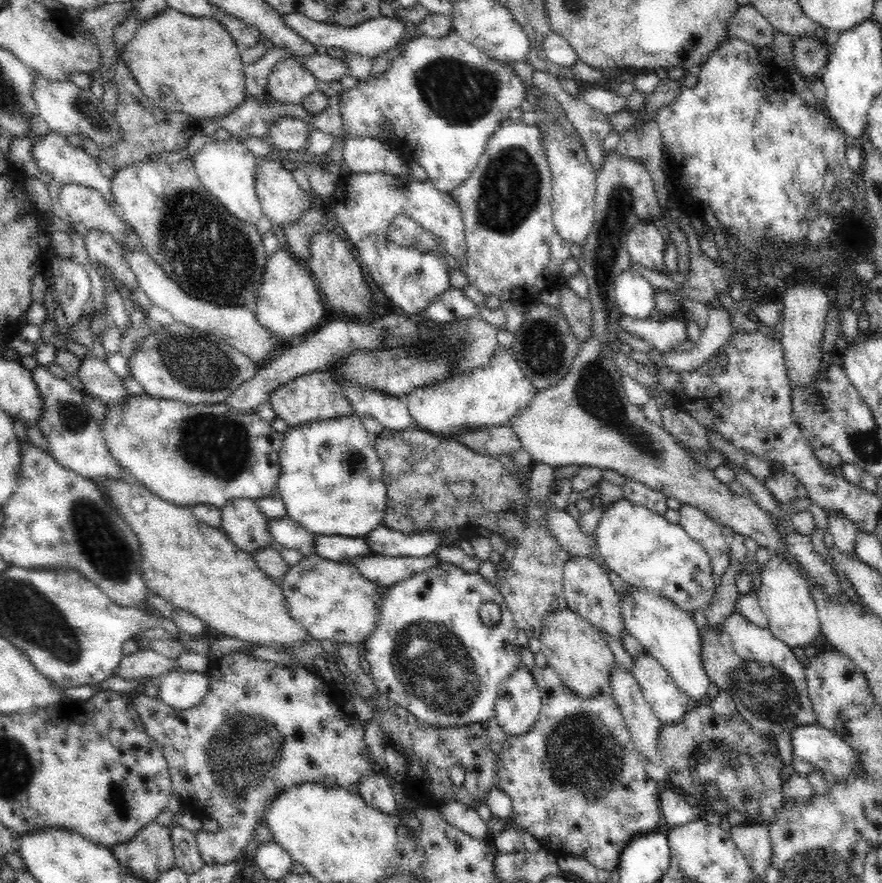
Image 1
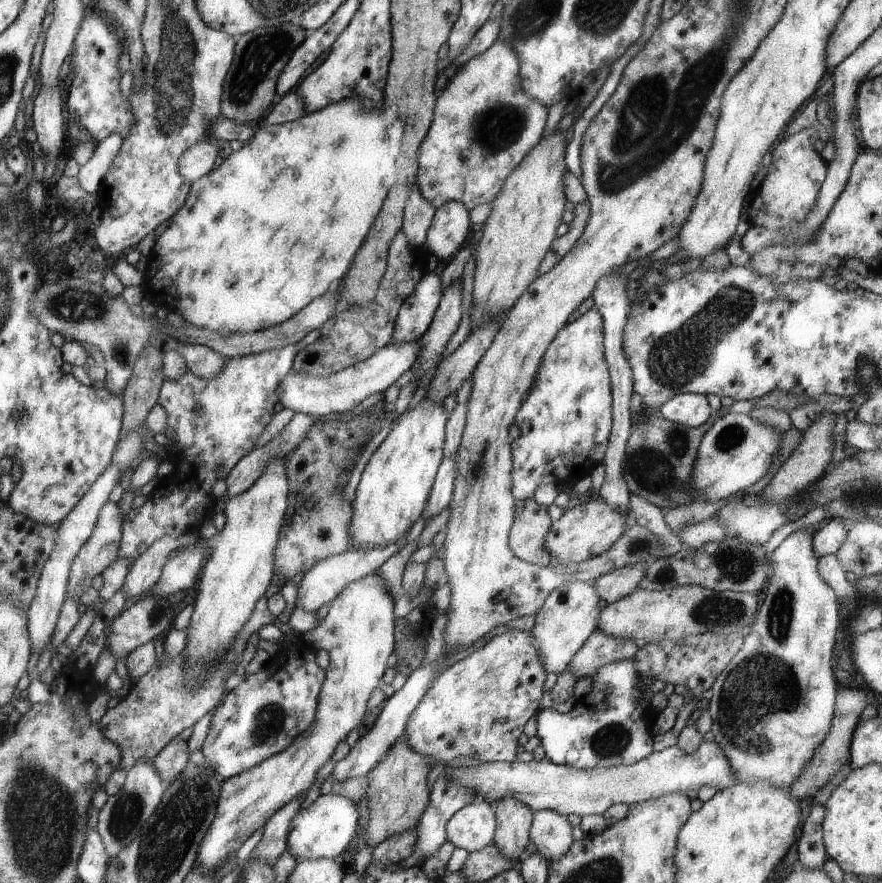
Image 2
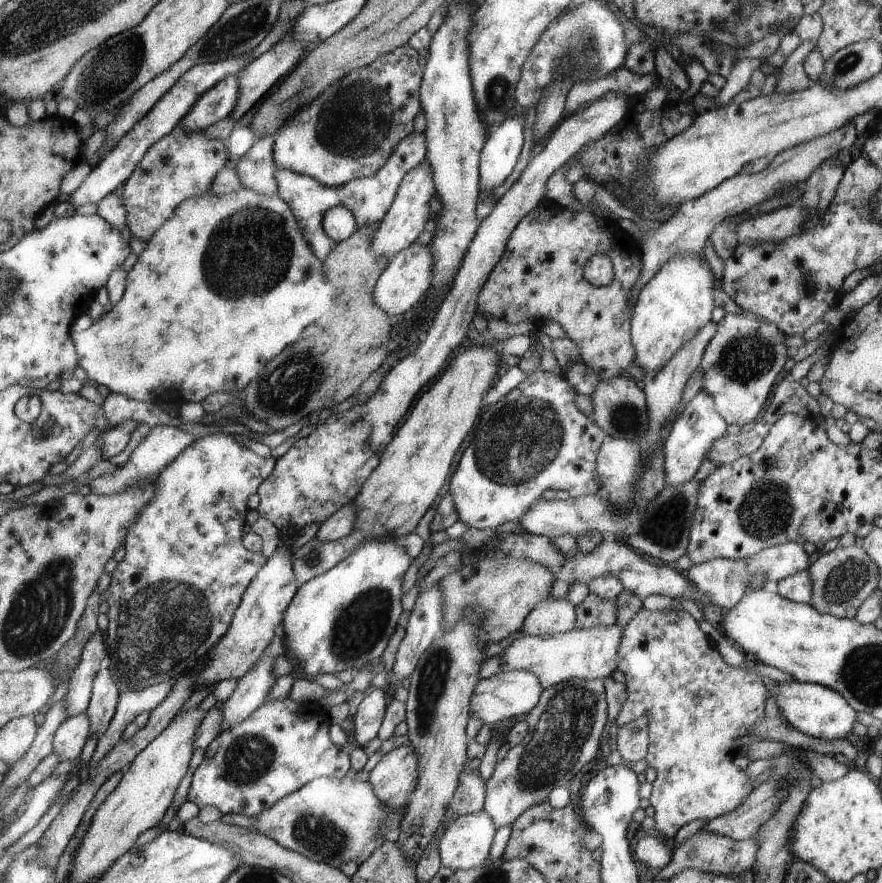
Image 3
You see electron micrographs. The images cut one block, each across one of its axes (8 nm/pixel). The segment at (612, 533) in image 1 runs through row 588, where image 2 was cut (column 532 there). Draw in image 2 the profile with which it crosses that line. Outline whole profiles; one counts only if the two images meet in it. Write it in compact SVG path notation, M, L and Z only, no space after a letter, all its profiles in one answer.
M513 629L506 634L496 634L488 644L452 664L433 680L422 701L409 715L403 735L405 742L417 754L435 758L441 767L460 757L474 758L480 763L512 763L518 754L520 728L538 712L547 674L531 632Z

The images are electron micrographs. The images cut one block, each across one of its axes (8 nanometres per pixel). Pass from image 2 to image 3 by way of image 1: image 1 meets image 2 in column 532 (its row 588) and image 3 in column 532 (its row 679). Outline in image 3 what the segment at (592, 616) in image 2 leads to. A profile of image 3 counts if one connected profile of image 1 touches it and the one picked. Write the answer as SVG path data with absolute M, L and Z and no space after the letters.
M513 670L494 674L488 678L483 678L474 688L473 700L470 700L470 714L474 718L479 718L483 724L494 726L502 721L508 721L520 714L528 714L534 707L538 706L544 686L533 672L526 670Z

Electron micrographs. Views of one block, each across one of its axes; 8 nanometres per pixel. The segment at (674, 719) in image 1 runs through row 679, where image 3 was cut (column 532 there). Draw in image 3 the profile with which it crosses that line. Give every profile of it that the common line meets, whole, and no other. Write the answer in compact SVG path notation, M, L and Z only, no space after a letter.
M617 624L612 626L596 626L578 630L574 627L560 634L546 636L520 635L508 648L500 654L502 672L526 670L533 672L544 688L552 688L554 684L565 683L570 679L606 680L618 668L618 651L624 633Z

